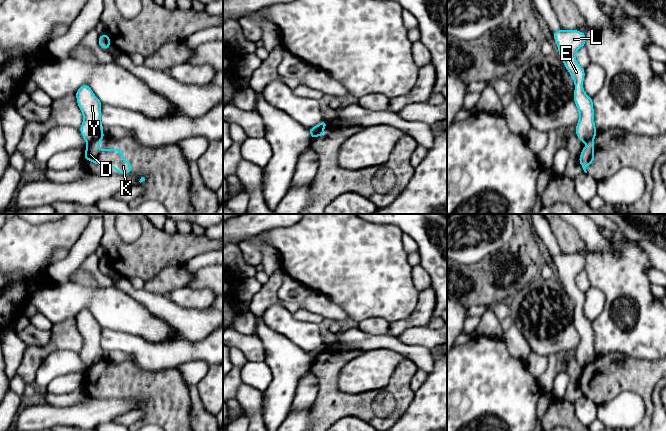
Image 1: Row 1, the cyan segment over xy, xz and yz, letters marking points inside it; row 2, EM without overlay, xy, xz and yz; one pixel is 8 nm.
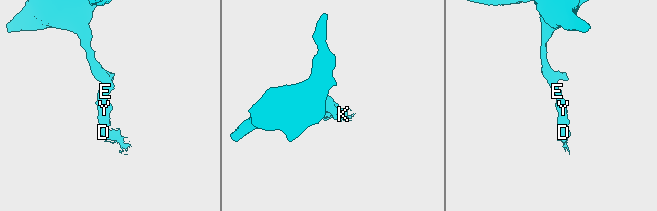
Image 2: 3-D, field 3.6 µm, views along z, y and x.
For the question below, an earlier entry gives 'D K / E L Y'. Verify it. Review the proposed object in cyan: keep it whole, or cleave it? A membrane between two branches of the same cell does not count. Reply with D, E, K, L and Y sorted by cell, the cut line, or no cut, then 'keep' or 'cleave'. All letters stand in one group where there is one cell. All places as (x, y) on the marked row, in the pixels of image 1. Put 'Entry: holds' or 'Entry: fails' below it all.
D K / E L Y; cut in xy along (102, 133), (87, 144); cleave
Entry: holds

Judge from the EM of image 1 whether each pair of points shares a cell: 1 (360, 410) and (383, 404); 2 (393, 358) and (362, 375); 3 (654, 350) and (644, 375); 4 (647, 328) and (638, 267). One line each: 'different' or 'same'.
1: same
2: same
3: different
4: same

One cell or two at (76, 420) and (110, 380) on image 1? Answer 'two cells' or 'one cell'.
two cells

